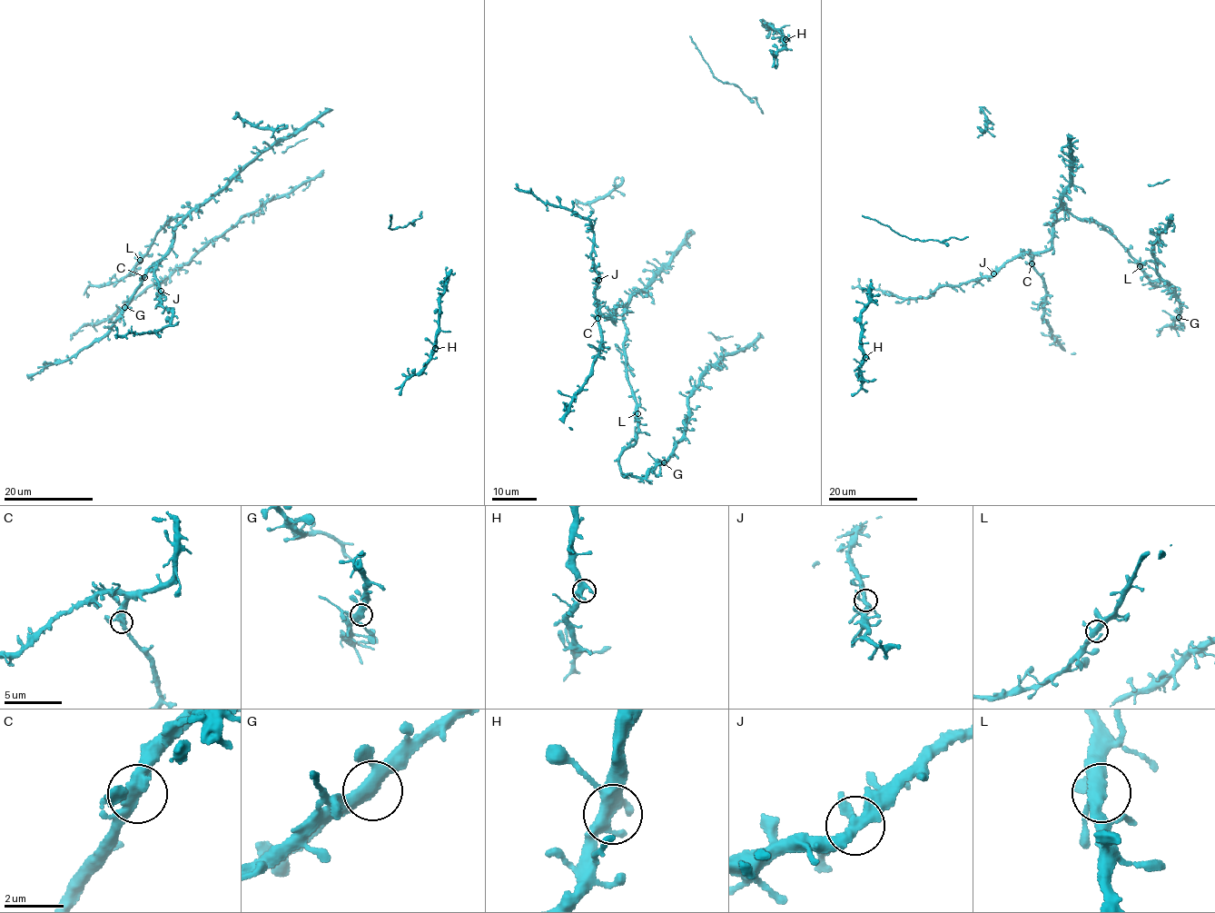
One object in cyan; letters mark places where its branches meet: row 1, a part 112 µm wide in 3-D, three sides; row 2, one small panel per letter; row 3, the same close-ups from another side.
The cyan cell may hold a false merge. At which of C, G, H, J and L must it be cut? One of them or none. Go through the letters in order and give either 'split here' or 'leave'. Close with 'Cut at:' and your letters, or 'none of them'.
C: leave
G: leave
H: leave
J: leave
L: leave
Cut at: none of them

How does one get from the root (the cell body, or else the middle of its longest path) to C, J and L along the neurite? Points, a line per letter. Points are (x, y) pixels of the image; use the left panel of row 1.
C: (188, 213), (197, 207), (192, 209), (175, 227), (172, 246), (155, 261), (144, 276)
J: (188, 213), (197, 207), (192, 209), (175, 227), (172, 246), (154, 262), (158, 264), (154, 274), (161, 291)
L: (188, 213), (170, 219), (158, 233), (146, 255), (140, 260)

